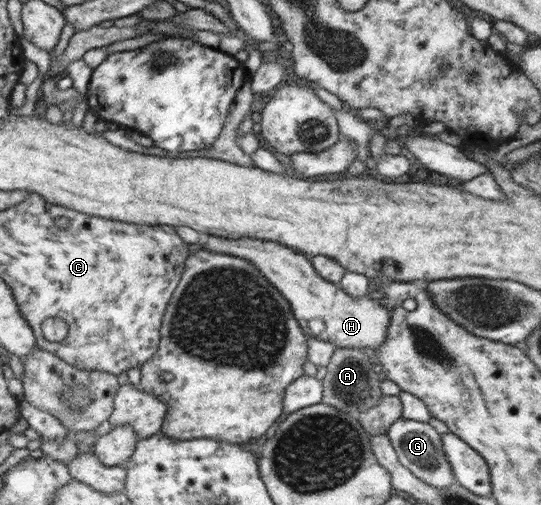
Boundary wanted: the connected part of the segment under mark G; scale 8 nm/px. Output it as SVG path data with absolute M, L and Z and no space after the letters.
M399 417L388 426L385 433L398 462L417 478L436 489L445 489L449 485L456 484L450 462L446 459L446 452L443 450L443 442L439 442L439 434L429 424L423 424L423 419L415 421Z

